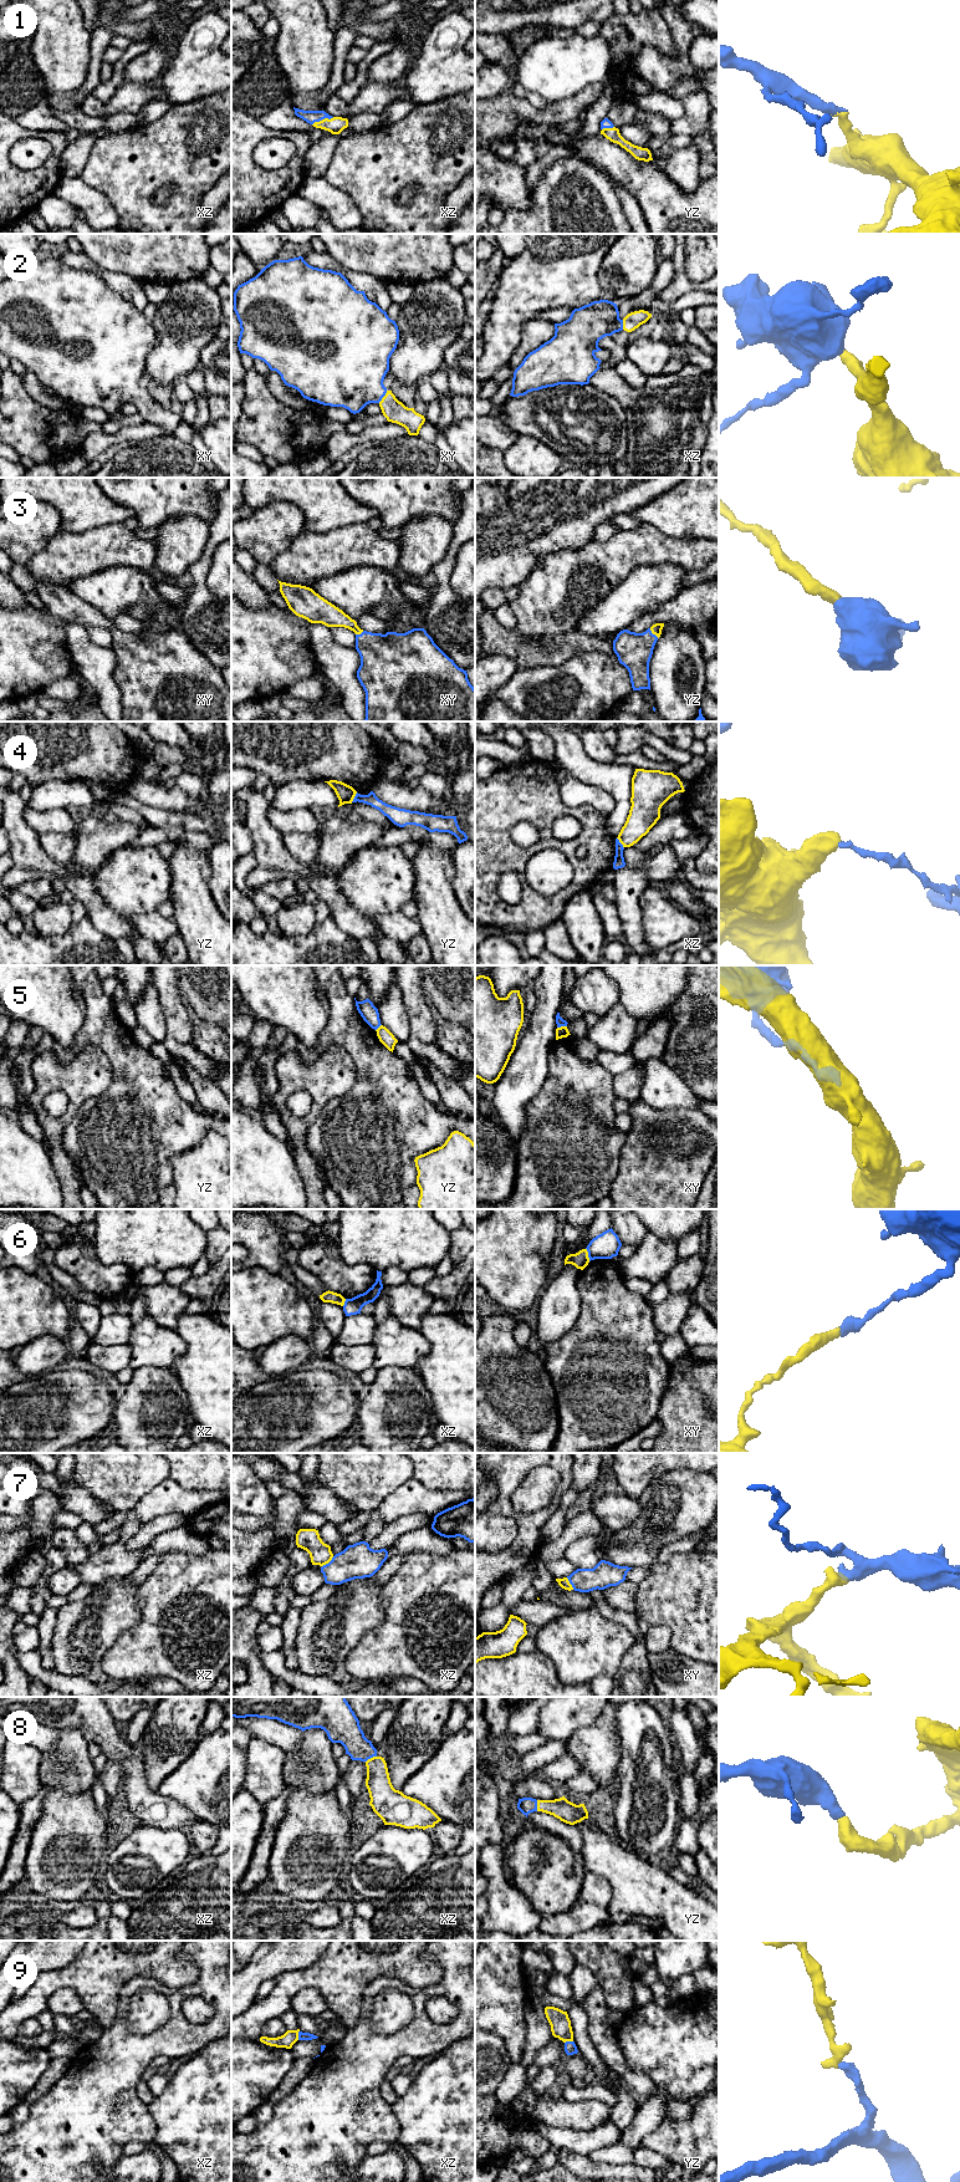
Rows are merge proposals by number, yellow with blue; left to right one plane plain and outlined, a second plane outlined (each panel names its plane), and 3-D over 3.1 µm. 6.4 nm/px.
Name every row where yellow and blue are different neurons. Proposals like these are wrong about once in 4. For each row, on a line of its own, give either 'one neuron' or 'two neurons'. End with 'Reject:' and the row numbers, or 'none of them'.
1: one neuron
2: one neuron
3: one neuron
4: two neurons
5: two neurons
6: two neurons
7: one neuron
8: one neuron
9: two neurons
Reject: 4, 5, 6, 9

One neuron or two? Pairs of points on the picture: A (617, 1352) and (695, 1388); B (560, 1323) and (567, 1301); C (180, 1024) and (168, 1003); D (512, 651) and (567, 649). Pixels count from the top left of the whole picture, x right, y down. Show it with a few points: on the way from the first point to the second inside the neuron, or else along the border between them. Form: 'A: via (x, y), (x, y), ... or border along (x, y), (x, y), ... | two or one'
A: border along (670, 1365), (667, 1388), (659, 1403) | two
B: via (560, 1318), (560, 1309), (562, 1306) | one
C: via (177, 1019), (173, 1008) | one
D: via (526, 651), (553, 651) | one

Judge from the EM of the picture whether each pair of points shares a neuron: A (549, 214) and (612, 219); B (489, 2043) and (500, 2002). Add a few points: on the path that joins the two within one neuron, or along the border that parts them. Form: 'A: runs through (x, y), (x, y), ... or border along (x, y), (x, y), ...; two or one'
A: runs through (565, 214), (572, 214), (577, 219), (596, 219); one
B: border along (488, 2030), (503, 2039), (507, 2056); two

